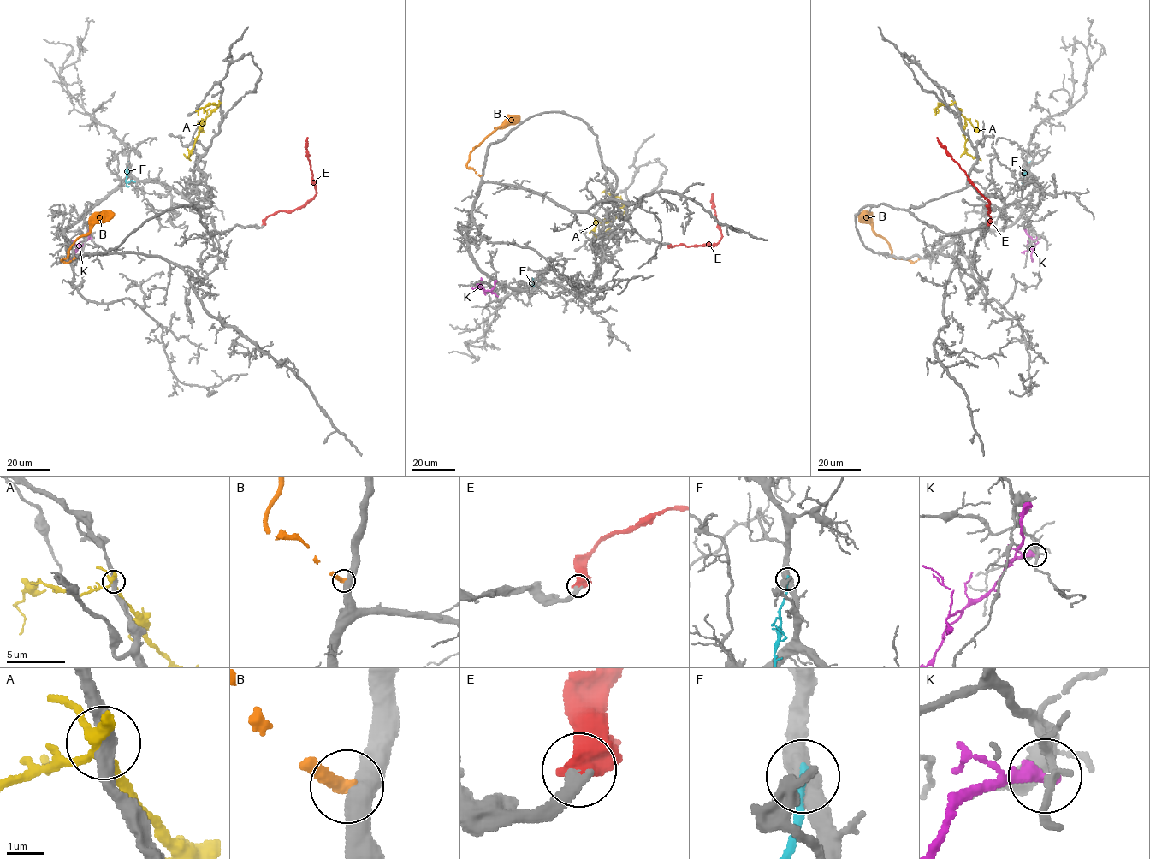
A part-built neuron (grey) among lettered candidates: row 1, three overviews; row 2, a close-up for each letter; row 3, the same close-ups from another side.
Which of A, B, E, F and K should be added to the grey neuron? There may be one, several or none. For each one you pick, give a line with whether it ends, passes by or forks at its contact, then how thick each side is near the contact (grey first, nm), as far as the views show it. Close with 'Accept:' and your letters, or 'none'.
E: it ends there; 300 nm thick on the grey side, 700 nm on the other
Accept: E

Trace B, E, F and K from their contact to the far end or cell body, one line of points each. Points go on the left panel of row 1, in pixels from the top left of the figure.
B: (75, 257), (68, 263), (62, 261), (68, 255), (71, 245), (88, 233), (94, 223), (115, 214)
E: (263, 225), (269, 216), (298, 210), (316, 193), (305, 147), (307, 137)
F: (128, 162), (126, 181), (134, 181)
K: (91, 238), (85, 241), (67, 262)

